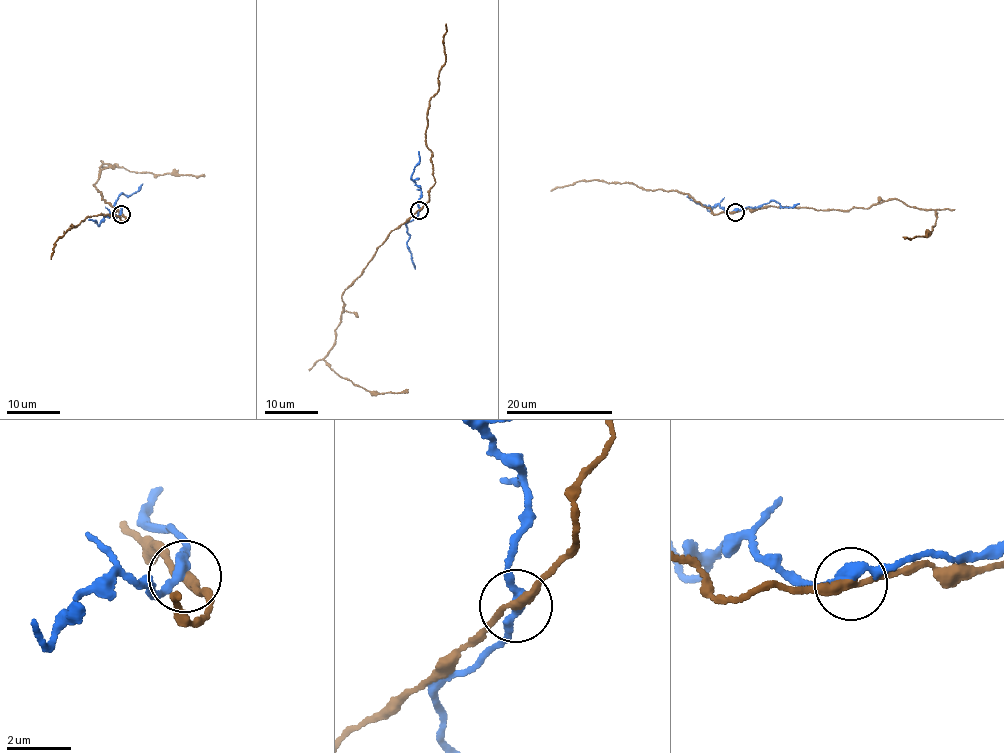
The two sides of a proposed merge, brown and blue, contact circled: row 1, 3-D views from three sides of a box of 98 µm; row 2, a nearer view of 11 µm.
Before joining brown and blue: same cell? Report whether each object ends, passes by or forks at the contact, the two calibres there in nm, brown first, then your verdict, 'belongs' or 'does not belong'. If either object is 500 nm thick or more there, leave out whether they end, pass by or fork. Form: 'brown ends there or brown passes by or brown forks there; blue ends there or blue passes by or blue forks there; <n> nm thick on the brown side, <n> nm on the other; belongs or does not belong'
brown passes by; blue passes by; 240 nm thick on the brown side, 300 nm on the other; does not belong

